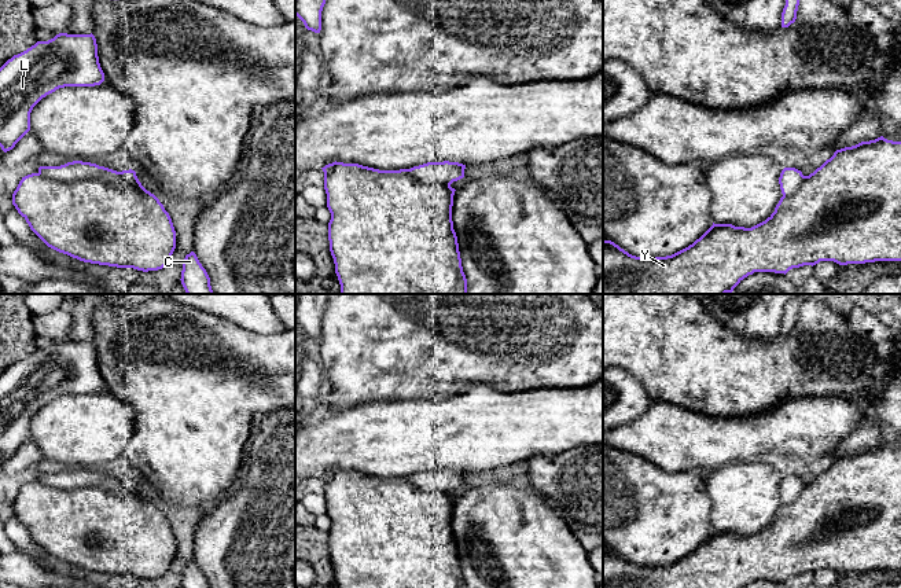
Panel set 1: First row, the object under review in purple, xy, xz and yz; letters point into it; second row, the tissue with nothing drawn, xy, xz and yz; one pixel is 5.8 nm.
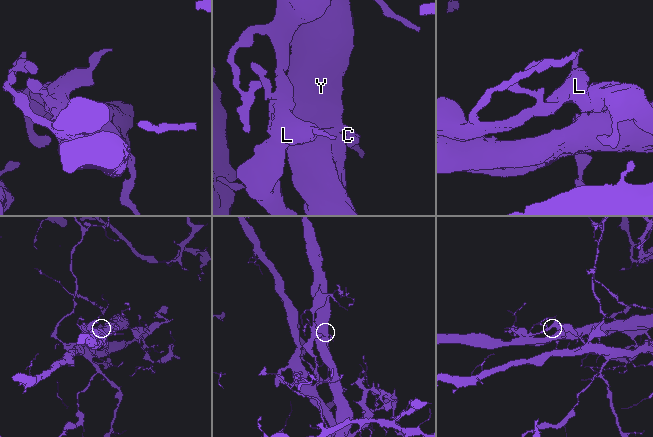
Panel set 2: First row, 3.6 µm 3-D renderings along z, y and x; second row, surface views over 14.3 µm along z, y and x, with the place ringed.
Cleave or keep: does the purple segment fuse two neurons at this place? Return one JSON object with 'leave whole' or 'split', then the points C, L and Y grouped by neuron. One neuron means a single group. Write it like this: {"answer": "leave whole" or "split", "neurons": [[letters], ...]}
{"answer": "split", "neurons": [["C", "L"], ["Y"]]}

